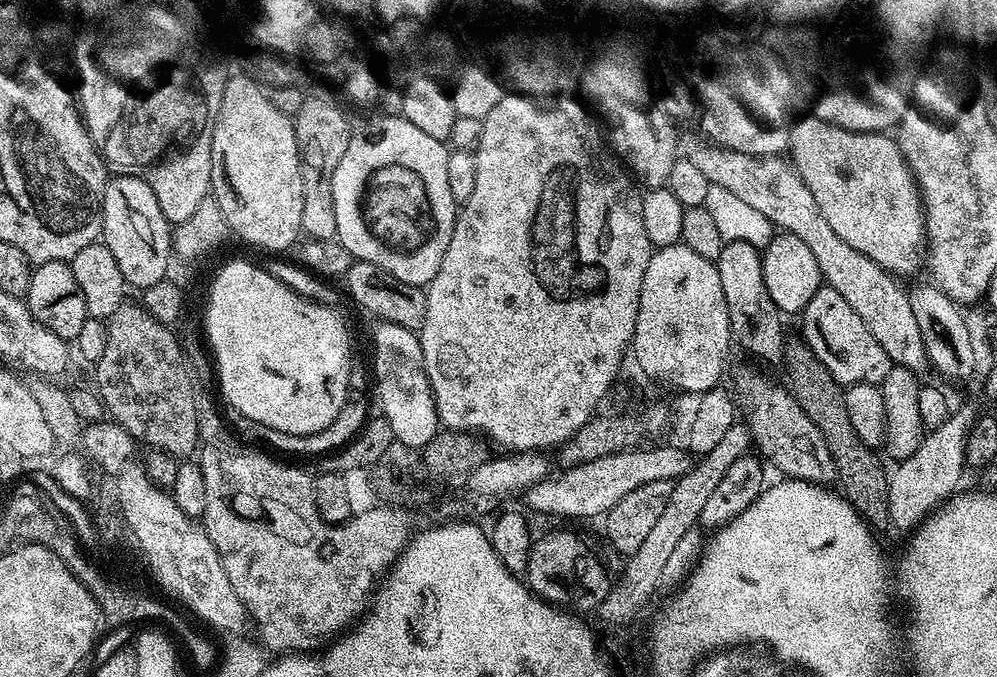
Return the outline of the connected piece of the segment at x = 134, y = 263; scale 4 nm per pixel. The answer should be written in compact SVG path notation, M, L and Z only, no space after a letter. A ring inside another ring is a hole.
M113 175L104 191L102 218L102 242L114 254L125 285L132 287L133 284L137 290L143 290L169 275L168 263L174 260L173 229L162 214L162 206L158 206L158 198L154 198L154 190L142 178Z

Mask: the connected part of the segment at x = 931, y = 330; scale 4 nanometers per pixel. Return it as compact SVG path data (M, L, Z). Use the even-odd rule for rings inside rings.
M925 282L908 292L910 306L913 307L914 318L917 319L918 330L922 333L923 345L931 367L942 375L962 380L975 373L974 350L970 343L970 334L964 323L965 313L961 307L953 303L939 287Z

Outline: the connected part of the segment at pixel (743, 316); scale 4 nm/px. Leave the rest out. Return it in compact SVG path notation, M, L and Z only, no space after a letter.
M744 241L725 243L722 254L714 261L722 282L723 297L729 311L729 326L735 343L741 344L756 360L779 365L784 359L786 338L782 313L774 306L770 290L766 290L766 278L762 278L761 249Z

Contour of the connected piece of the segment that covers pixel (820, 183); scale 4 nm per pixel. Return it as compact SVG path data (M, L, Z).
M808 114L801 120L797 119L792 128L789 129L788 152L792 167L800 175L802 182L806 182L806 190L810 190L810 194L814 194L814 202L818 202L818 210L822 210L822 214L825 216L828 225L833 228L834 234L838 234L838 238L842 238L842 242L846 242L846 246L854 246L854 250L858 250L858 254L866 254L866 258L878 262L878 266L885 268L891 276L905 278L904 276L916 276L919 272L922 272L926 264L924 201L920 199L920 187L916 185L916 180L912 177L906 158L891 135L884 132L846 130L842 126L834 126L830 122L819 120L814 114Z

